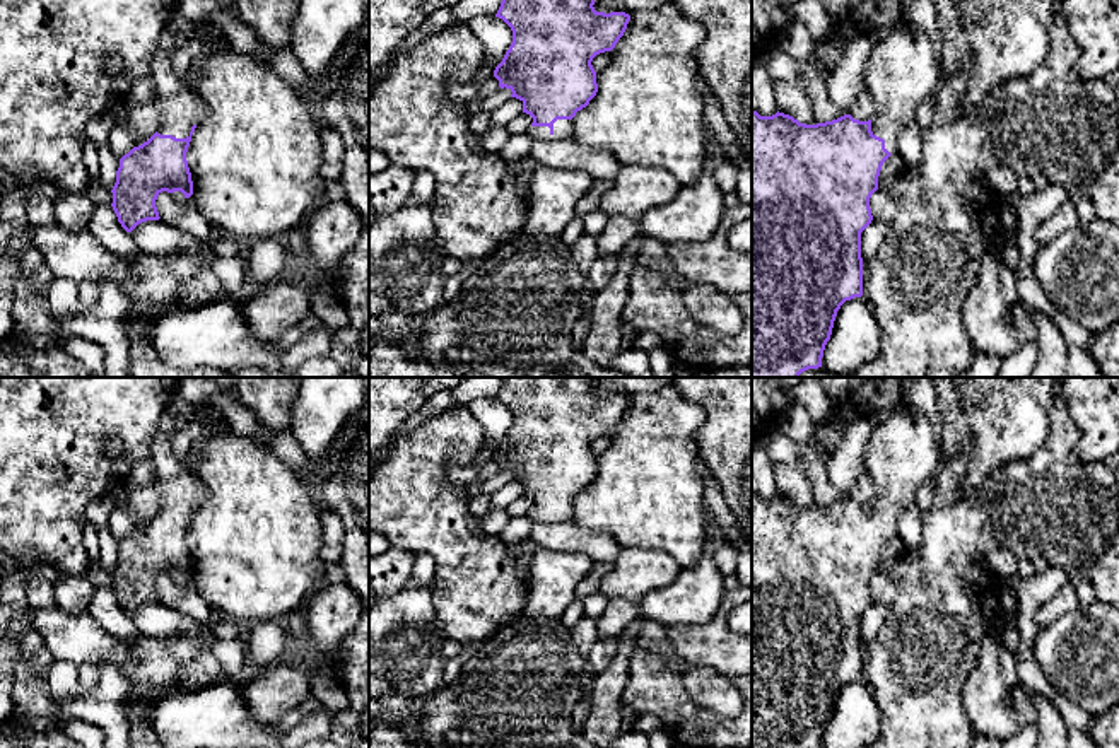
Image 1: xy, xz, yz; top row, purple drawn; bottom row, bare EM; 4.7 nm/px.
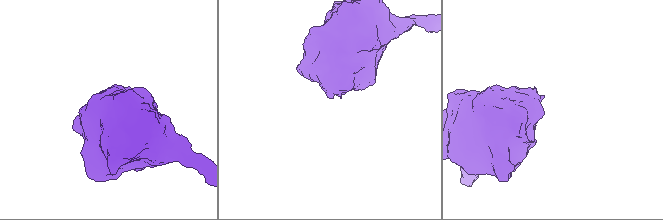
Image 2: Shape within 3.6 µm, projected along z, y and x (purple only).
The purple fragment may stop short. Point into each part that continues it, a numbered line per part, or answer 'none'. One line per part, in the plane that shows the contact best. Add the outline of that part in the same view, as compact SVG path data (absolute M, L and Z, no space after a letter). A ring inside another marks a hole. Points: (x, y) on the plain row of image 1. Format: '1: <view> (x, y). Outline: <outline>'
1: xz (562, 511). Outline: M557 502L554 511L530 509L526 514L533 523L565 523L574 519L572 502Z

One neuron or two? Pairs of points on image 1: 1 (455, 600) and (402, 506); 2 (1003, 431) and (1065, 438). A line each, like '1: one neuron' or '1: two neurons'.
1: one neuron
2: two neurons

